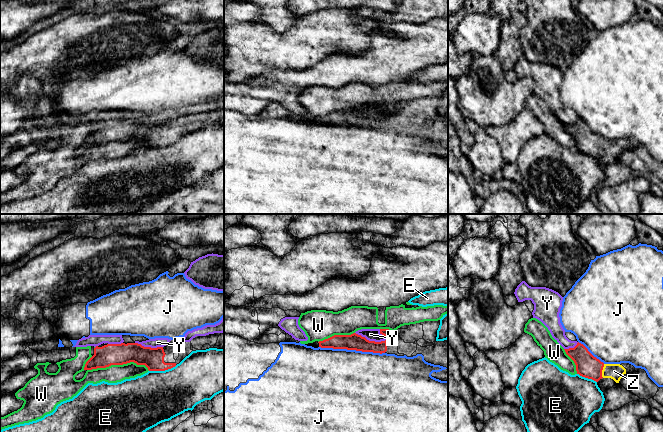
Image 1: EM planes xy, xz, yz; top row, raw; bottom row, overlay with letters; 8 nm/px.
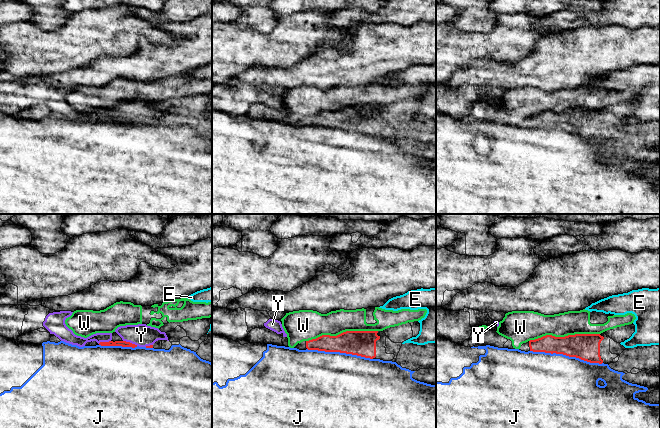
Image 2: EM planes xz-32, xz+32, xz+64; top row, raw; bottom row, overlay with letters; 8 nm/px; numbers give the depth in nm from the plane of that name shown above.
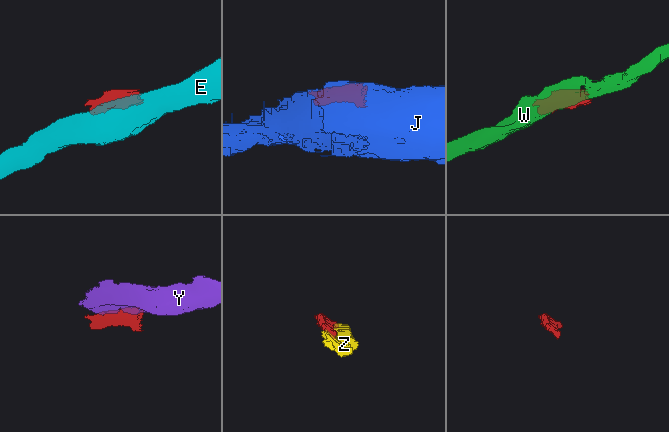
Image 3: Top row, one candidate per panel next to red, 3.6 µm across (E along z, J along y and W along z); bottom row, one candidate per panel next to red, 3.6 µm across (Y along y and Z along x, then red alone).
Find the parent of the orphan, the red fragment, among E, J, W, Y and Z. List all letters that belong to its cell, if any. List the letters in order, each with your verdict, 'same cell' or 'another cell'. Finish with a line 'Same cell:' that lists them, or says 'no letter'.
E: another cell
J: another cell
W: another cell
Y: another cell
Z: same cell
Same cell: Z

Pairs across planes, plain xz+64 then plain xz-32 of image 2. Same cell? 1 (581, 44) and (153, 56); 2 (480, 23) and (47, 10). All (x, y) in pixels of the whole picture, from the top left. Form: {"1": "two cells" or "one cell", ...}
{"1": "one cell", "2": "one cell"}

